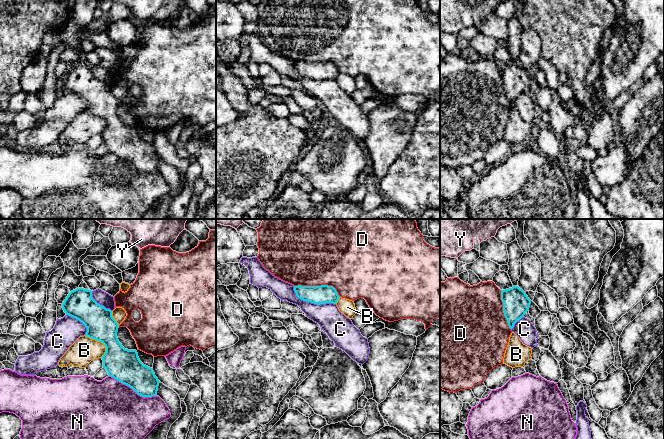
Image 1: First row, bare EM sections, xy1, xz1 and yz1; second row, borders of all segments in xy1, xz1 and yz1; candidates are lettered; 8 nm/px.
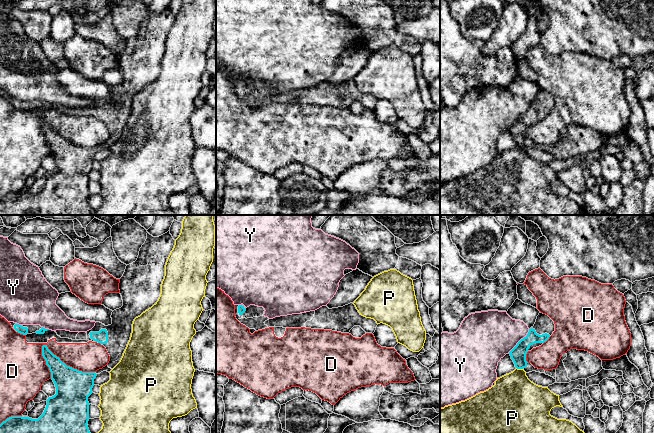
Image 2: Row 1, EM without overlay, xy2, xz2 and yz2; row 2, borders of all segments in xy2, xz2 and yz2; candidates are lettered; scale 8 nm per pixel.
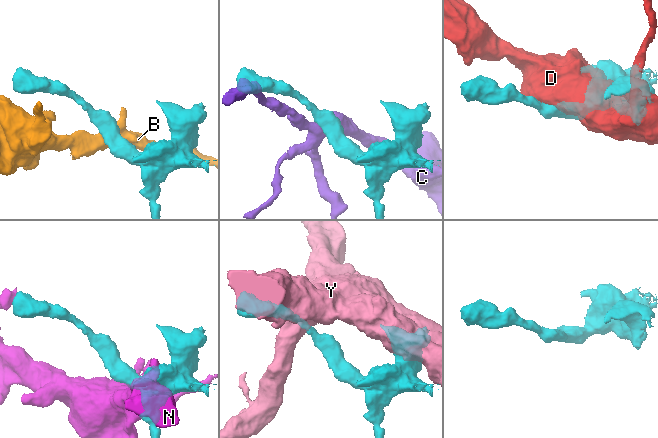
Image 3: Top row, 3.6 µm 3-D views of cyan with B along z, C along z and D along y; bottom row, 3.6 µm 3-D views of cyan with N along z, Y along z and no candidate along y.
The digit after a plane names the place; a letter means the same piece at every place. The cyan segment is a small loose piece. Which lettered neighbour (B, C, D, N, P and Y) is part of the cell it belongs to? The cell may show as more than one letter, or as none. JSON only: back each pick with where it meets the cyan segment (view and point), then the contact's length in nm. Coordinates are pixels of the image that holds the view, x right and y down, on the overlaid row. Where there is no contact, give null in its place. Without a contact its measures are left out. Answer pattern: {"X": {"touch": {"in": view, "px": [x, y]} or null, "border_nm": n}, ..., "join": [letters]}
{"join": []}

